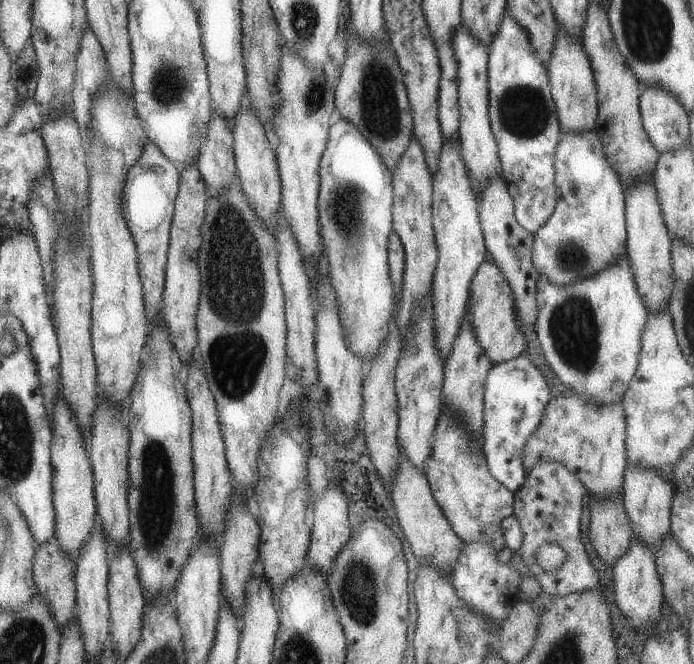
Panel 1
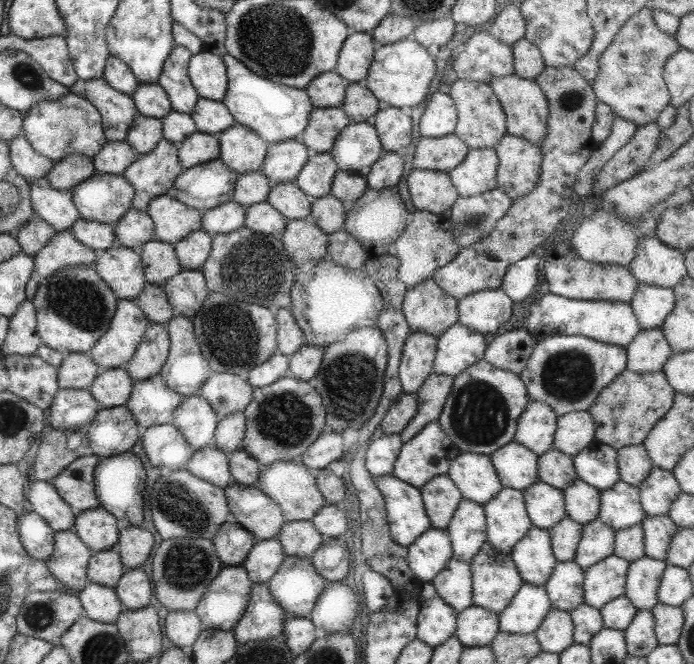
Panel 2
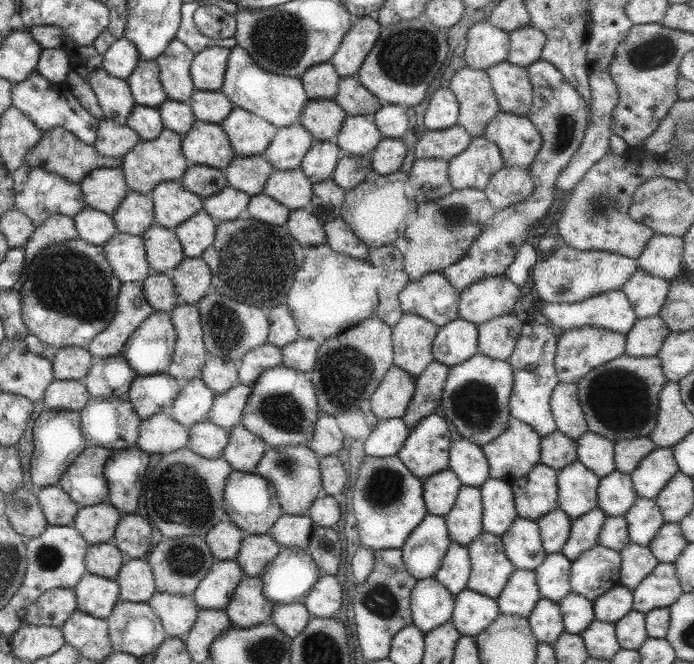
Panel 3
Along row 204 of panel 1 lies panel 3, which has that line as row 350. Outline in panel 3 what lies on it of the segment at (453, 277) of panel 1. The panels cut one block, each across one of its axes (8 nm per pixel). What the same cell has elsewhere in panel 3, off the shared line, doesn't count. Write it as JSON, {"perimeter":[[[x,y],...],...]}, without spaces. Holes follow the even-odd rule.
{"perimeter":[[[465,320],[446,323],[433,339],[432,357],[448,367],[461,364],[477,353],[477,335],[476,326]]]}

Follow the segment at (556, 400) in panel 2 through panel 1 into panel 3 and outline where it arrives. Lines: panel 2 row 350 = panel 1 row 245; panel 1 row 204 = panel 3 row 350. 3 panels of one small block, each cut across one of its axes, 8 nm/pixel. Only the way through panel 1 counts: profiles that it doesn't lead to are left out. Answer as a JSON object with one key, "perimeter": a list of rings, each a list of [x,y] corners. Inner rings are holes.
{"perimeter":[[[592,327],[573,328],[556,339],[554,371],[560,384],[576,385],[590,370],[624,354],[625,335]]]}

